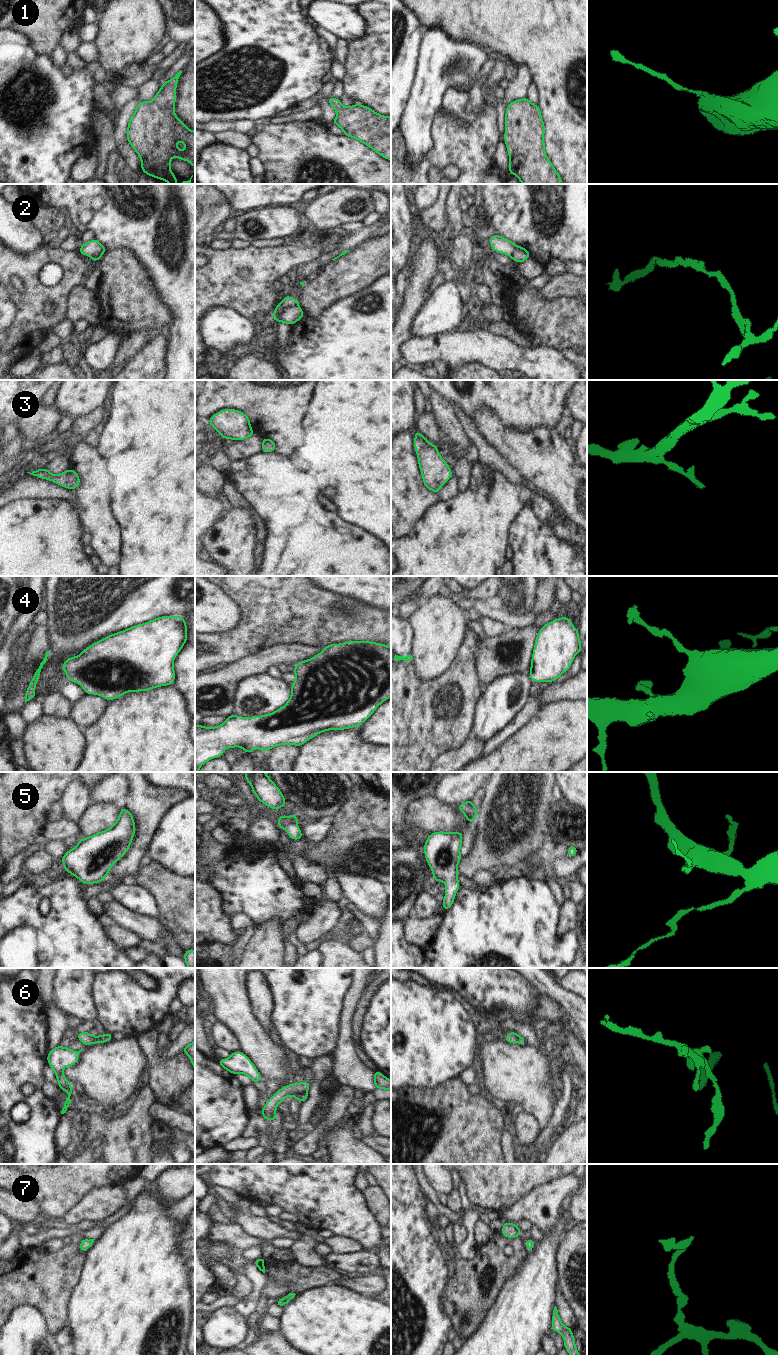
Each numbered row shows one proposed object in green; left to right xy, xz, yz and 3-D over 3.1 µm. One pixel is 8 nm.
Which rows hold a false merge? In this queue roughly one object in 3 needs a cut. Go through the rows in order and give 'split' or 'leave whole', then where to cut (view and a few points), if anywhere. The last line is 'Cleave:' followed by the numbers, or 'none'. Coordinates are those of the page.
1: leave whole | no cut
2: split | xz (298, 304), (287, 306), (274, 320)
3: leave whole | no cut
4: leave whole | no cut
5: leave whole | no cut
6: split | xz (306, 1092), (294, 1096)
7: leave whole | no cut
Cleave: 2, 6

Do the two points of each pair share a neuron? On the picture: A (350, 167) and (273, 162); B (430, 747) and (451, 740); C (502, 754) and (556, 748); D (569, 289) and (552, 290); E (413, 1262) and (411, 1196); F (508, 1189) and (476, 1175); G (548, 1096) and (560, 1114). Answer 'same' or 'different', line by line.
A: same
B: same
C: same
D: same
E: same
F: same
G: different

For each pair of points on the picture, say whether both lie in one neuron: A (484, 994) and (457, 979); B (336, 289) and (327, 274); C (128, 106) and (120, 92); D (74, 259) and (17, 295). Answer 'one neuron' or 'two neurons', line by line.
A: one neuron
B: one neuron
C: two neurons
D: one neuron

